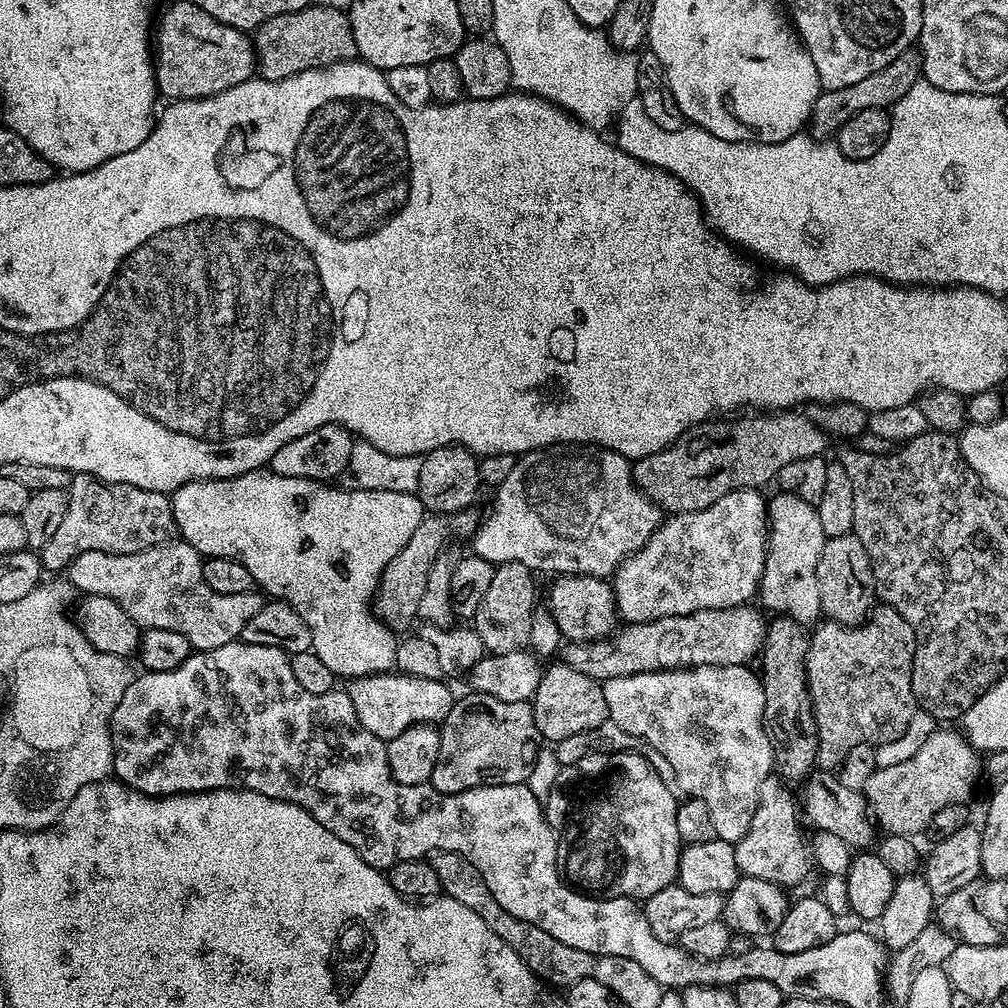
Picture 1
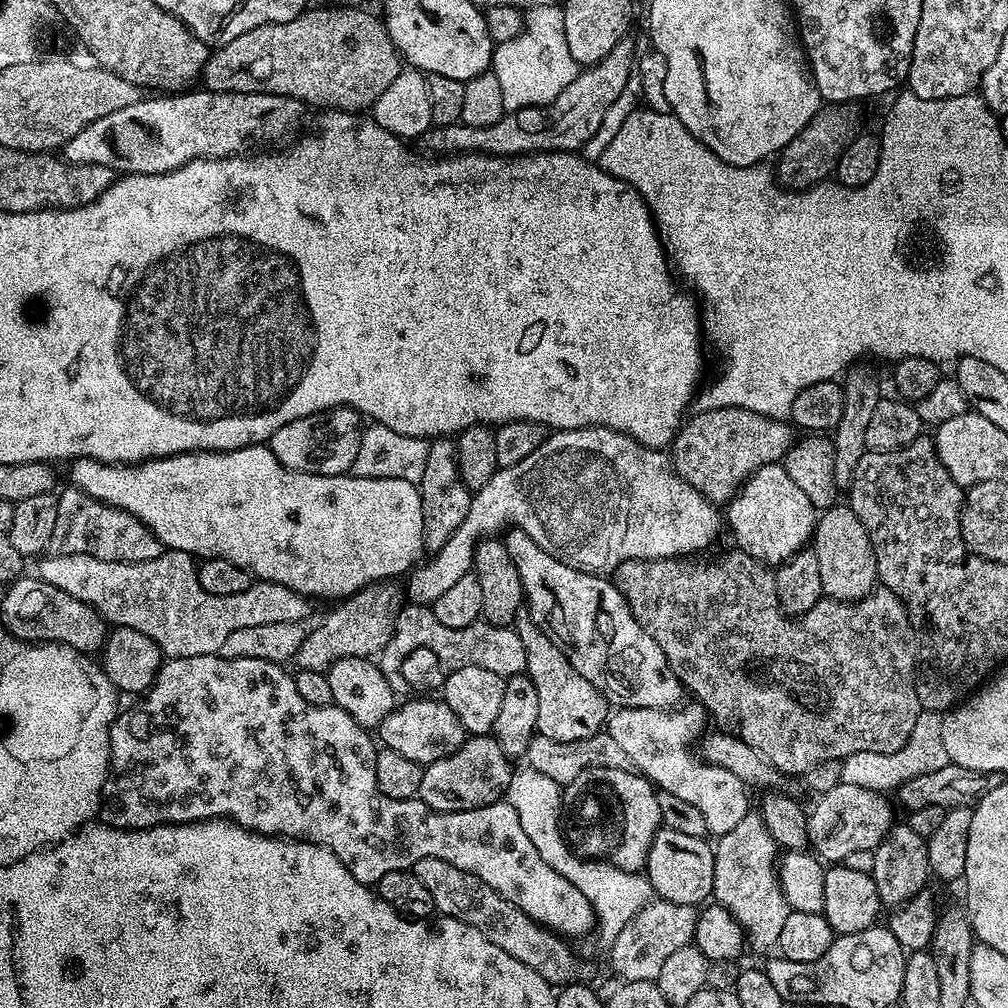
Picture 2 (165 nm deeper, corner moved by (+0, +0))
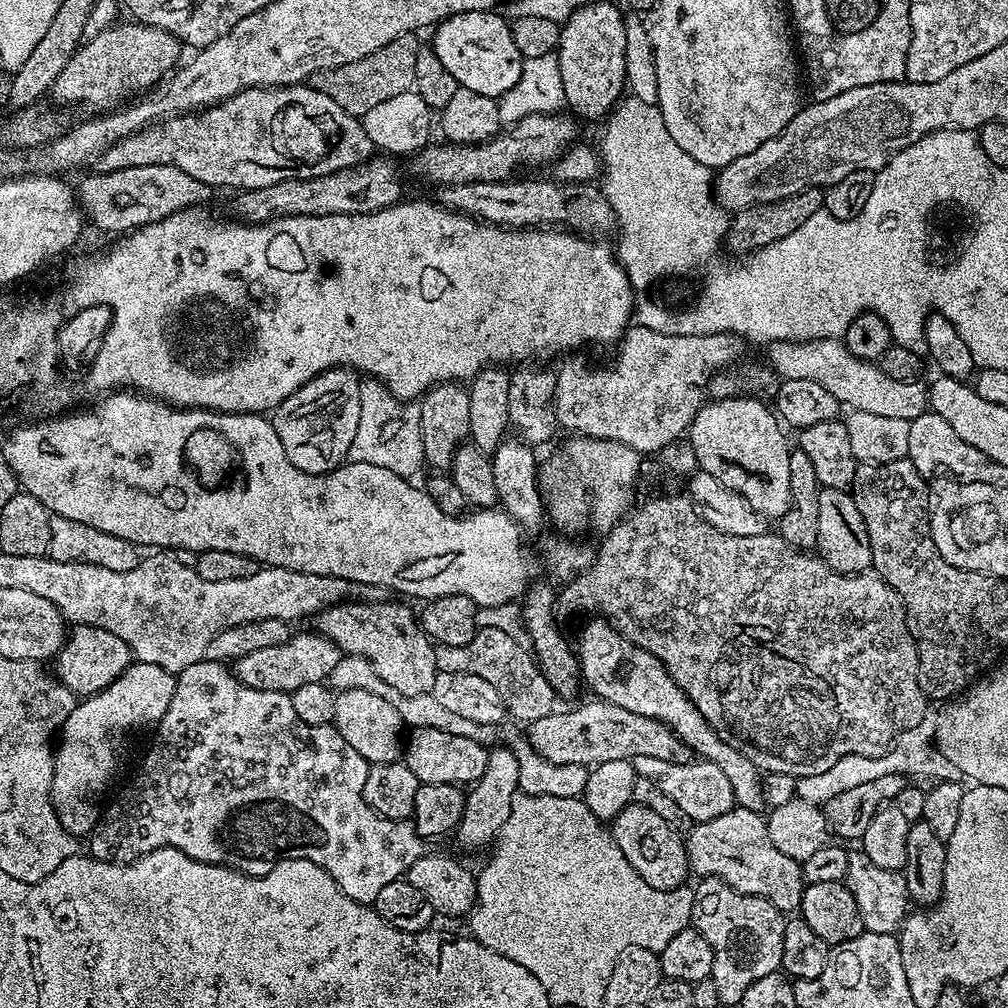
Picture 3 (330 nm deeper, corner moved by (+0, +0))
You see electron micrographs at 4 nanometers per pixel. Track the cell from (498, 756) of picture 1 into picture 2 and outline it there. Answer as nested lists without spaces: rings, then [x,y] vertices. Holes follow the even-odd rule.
[[[469,735],[454,754],[424,768],[418,798],[435,812],[461,812],[490,806],[507,793],[513,771],[513,761],[502,750],[495,736]]]

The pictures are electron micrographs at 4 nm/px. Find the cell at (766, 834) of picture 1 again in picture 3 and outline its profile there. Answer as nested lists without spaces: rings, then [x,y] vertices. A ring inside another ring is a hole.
[[[705,876],[699,881],[700,885],[695,885],[692,894],[692,918],[691,927],[702,934],[702,938],[706,938],[706,942],[710,942],[710,950],[712,951],[712,974],[716,986],[718,986],[718,998],[721,1005],[738,1006],[742,1002],[742,994],[754,982],[758,982],[758,978],[766,978],[766,974],[781,971],[780,963],[782,962],[782,934],[784,933],[784,925],[786,923],[785,913],[779,912],[766,898],[754,897],[750,894],[739,893],[738,890],[732,889],[726,882],[714,876]]]

